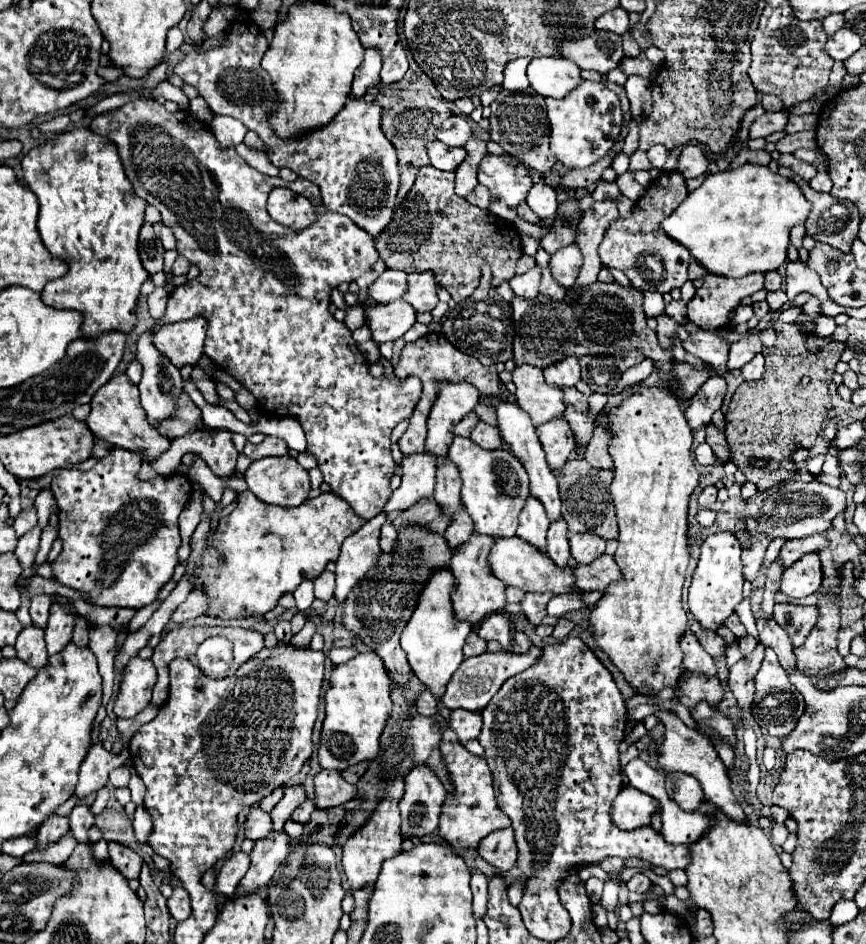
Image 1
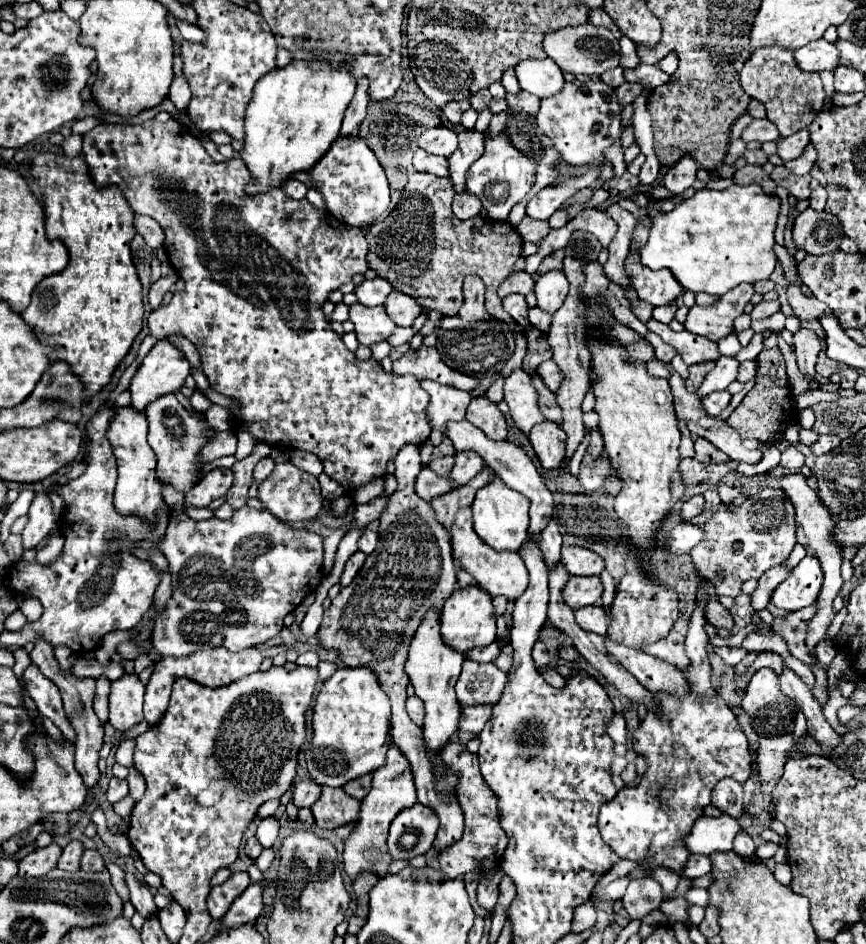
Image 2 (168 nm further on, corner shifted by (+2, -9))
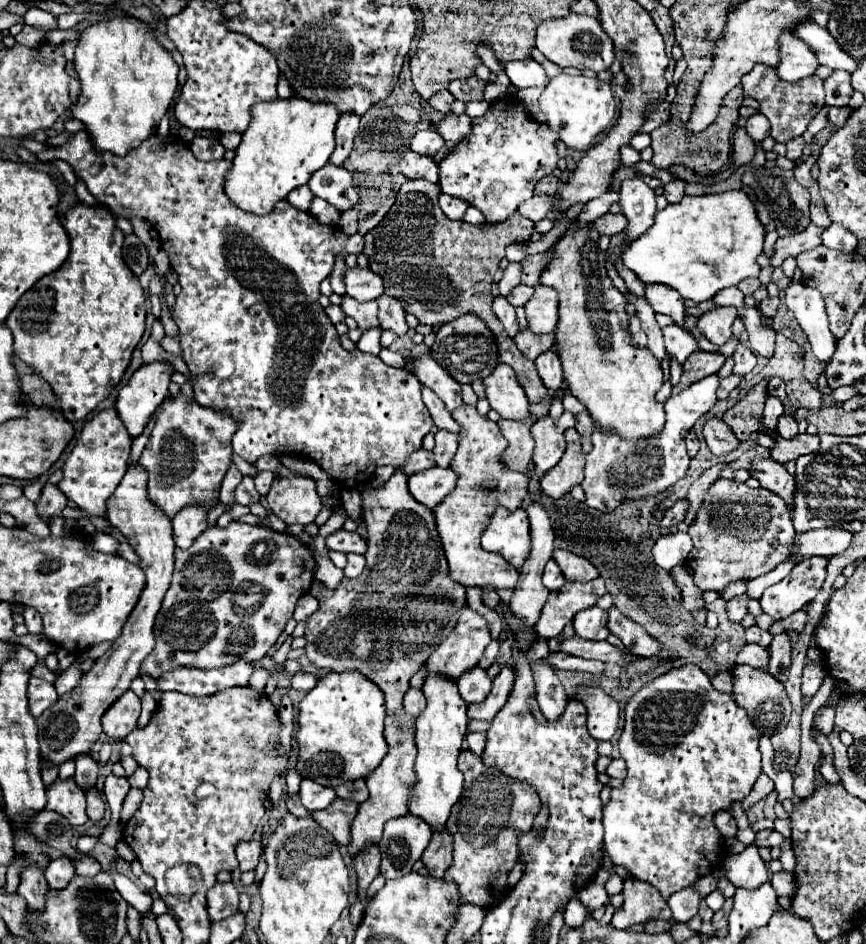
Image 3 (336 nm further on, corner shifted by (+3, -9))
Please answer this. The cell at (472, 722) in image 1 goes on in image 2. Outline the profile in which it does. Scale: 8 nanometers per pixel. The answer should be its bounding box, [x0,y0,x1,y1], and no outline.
[460,706,492,734]

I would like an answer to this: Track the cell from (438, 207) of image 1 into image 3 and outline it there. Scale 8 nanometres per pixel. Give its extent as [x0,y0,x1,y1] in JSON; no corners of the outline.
[363,178,549,404]

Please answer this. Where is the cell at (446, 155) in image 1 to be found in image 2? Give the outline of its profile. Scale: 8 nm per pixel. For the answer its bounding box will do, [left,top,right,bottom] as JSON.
[412,150,448,176]

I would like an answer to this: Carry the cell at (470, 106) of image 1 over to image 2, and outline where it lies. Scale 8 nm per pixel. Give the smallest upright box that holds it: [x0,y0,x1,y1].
[440,100,466,124]

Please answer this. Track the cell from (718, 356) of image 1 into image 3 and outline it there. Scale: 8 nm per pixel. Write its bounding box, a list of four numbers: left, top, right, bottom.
[663,324,699,364]

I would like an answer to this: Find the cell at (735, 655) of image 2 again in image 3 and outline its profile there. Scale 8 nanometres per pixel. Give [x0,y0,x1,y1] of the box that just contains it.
[737,644,769,670]

